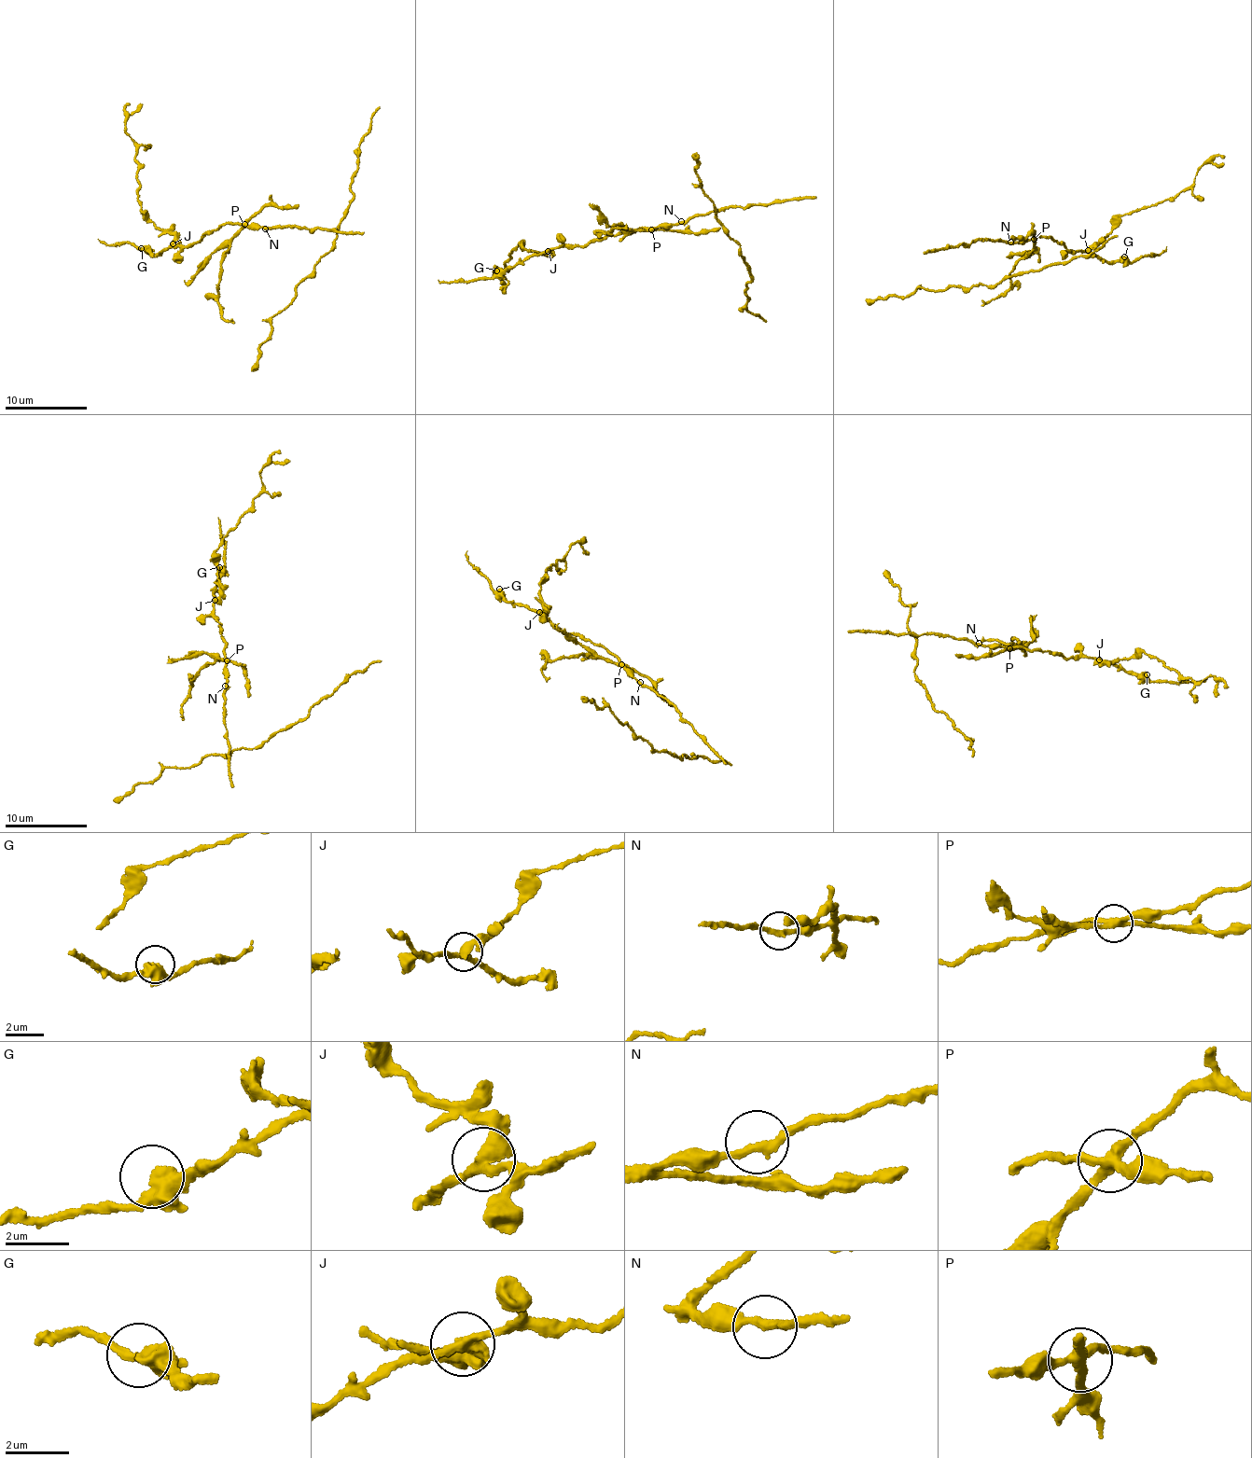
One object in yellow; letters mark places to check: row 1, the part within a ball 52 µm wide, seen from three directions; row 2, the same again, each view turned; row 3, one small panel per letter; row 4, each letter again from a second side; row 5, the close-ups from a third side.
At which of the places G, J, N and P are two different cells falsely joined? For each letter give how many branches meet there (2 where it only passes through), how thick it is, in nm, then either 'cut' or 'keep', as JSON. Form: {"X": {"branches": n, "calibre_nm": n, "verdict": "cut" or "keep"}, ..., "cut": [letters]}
{"G": {"branches": 3, "calibre_nm": 400, "verdict": "keep"}, "J": {"branches": 3, "calibre_nm": 340, "verdict": "cut"}, "N": {"branches": 2, "calibre_nm": 260, "verdict": "keep"}, "P": {"branches": 4, "calibre_nm": 320, "verdict": "cut"}, "cut": ["J", "P"]}

